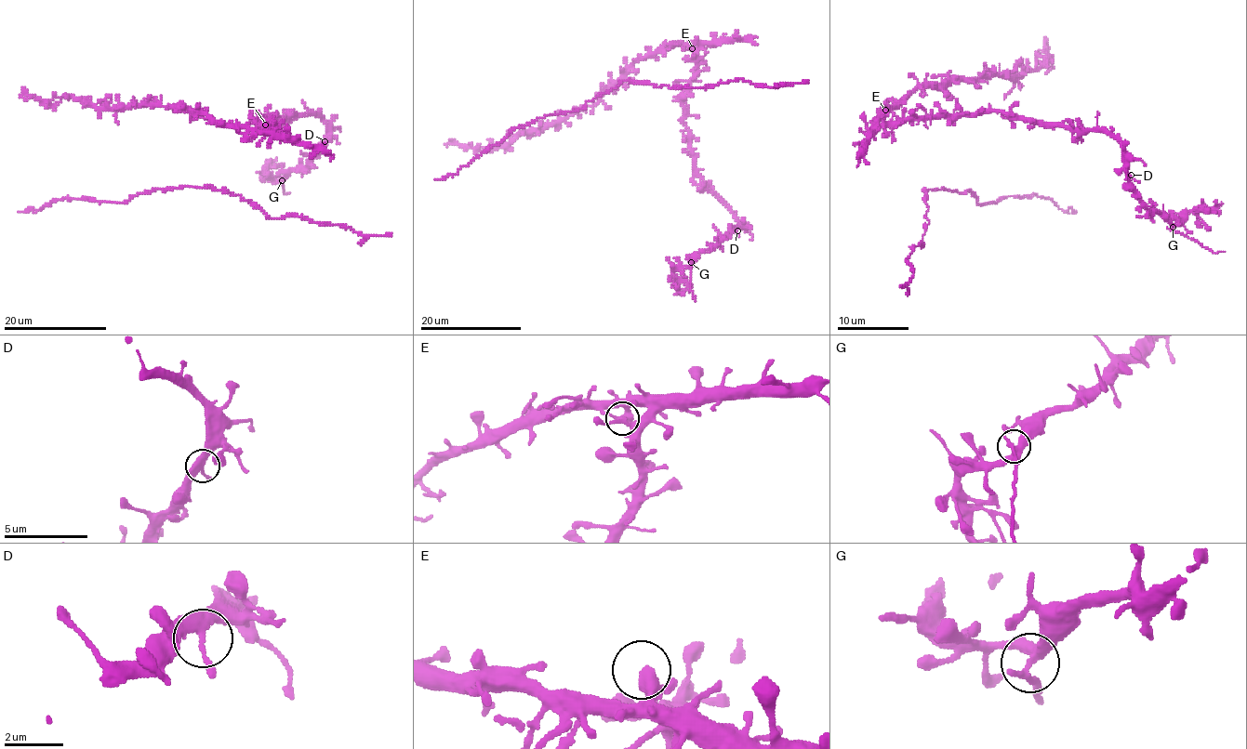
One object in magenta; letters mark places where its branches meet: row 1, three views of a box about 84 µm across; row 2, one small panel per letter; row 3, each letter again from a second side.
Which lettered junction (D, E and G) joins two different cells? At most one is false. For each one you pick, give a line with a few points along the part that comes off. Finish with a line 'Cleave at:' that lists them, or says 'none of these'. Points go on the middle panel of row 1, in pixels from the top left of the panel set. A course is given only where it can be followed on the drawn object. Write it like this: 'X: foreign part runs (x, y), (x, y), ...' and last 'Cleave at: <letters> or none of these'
G: foreign part runs (690, 262), (691, 292), (695, 302)
Cleave at: G

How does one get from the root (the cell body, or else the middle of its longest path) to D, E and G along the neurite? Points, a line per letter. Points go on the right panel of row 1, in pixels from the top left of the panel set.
D: (878, 124), (886, 125), (987, 111), (1110, 133), (1122, 147), (1123, 168), (1131, 175)
E: (878, 124), (878, 118), (885, 110)
G: (878, 124), (996, 111), (1036, 122), (1110, 133), (1123, 151), (1123, 168), (1134, 194), (1172, 228)

